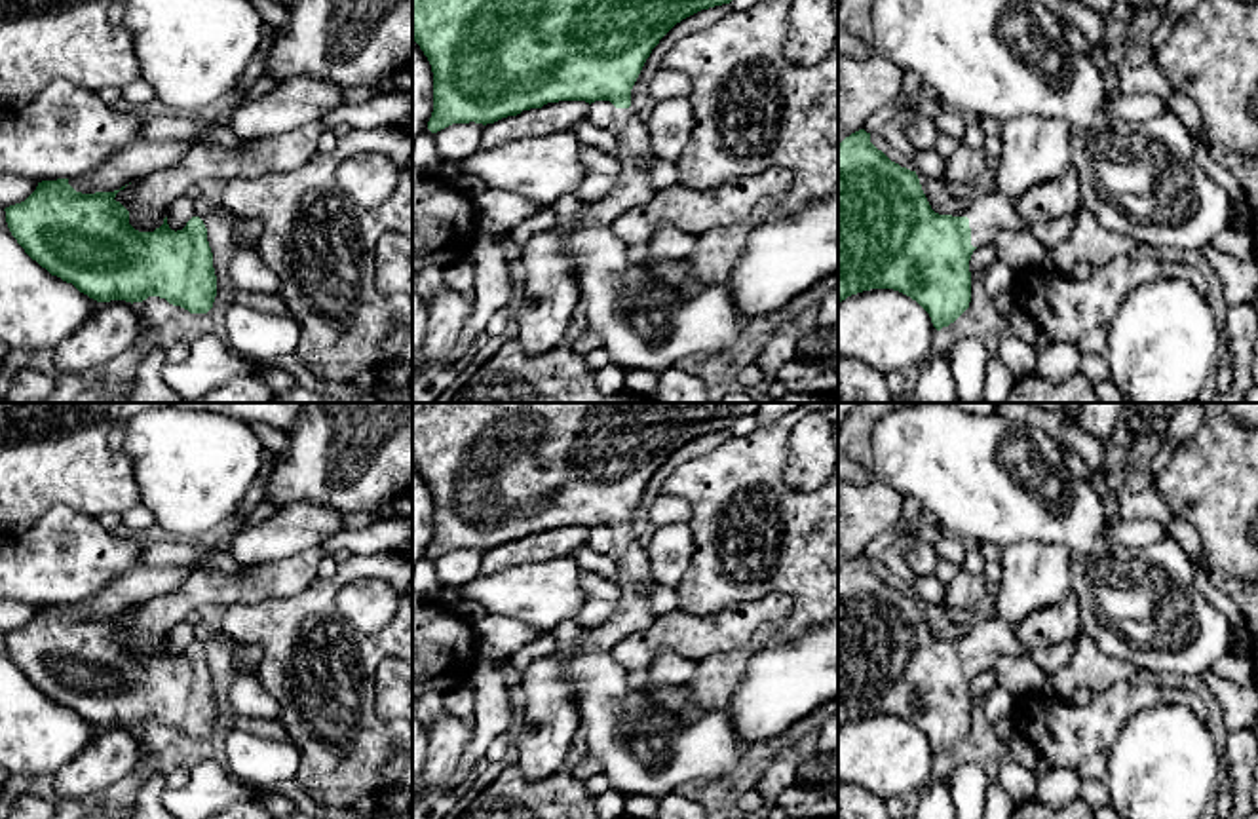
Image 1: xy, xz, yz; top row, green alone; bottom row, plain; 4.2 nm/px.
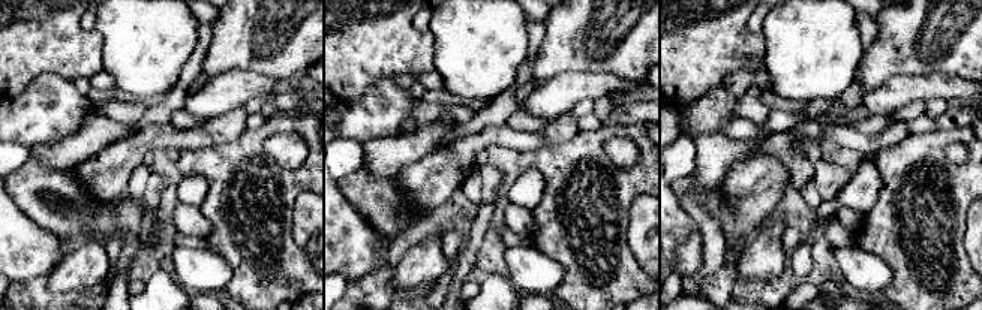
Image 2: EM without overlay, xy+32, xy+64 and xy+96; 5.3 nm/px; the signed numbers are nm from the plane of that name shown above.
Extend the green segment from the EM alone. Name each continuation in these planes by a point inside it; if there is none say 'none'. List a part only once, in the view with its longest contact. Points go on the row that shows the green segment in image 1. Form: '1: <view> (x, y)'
1: yz (991, 213)

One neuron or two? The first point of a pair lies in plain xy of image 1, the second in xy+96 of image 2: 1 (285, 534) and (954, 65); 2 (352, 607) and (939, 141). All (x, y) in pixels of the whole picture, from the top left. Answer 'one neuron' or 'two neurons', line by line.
1: two neurons
2: two neurons

